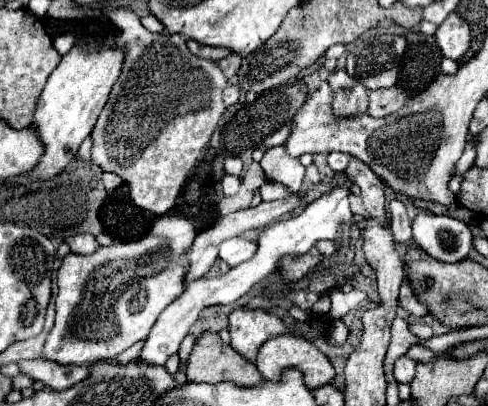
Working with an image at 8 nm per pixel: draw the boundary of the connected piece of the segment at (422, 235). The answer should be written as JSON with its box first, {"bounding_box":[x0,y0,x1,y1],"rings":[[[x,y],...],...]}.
{"bounding_box":[413,213,471,263],"rings":[[[419,213],[413,221],[413,239],[431,257],[445,263],[465,261],[471,251],[471,231],[467,223],[433,213]]]}

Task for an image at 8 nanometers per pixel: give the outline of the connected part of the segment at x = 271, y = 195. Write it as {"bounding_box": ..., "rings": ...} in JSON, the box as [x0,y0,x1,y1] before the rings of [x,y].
{"bounding_box":[259,181,287,201],"rings":[[[265,181],[265,183],[259,187],[259,195],[261,195],[261,201],[273,201],[273,199],[285,197],[285,195],[287,195],[287,189],[281,187],[279,183]]]}

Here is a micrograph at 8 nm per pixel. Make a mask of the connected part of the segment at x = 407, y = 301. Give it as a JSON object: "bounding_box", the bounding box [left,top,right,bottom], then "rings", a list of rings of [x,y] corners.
{"bounding_box":[399,277,427,317],"rings":[[[405,277],[405,279],[403,279],[403,283],[401,283],[401,291],[399,291],[399,303],[401,303],[401,307],[403,307],[407,313],[411,313],[411,315],[423,317],[423,315],[427,313],[425,303],[421,303],[421,301],[417,299],[417,295],[415,295],[415,291],[413,291],[413,287],[411,287],[409,277]]]}

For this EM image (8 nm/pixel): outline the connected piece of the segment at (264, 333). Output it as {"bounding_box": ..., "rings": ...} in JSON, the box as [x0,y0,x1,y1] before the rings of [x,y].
{"bounding_box":[229,307,287,361],"rings":[[[235,307],[229,313],[229,331],[231,331],[231,347],[241,353],[245,359],[255,361],[259,347],[287,331],[285,323],[265,309],[249,309]]]}

